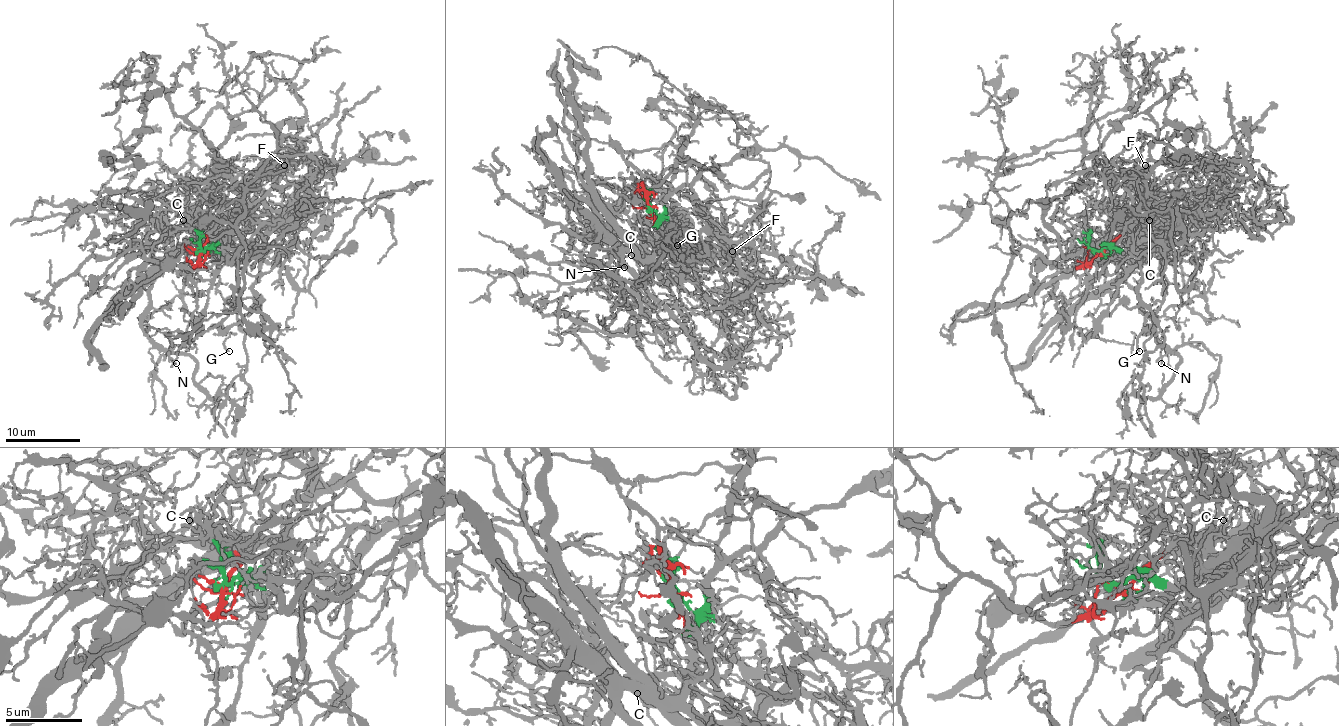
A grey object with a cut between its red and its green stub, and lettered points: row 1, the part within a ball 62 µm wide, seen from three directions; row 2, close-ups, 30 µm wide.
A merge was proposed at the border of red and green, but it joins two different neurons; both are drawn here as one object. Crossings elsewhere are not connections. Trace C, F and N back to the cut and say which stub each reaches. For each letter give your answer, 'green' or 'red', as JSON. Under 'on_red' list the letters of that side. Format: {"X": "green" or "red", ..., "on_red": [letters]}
{"C": "red", "F": "red", "N": "red", "on_red": ["C", "F", "N"]}

